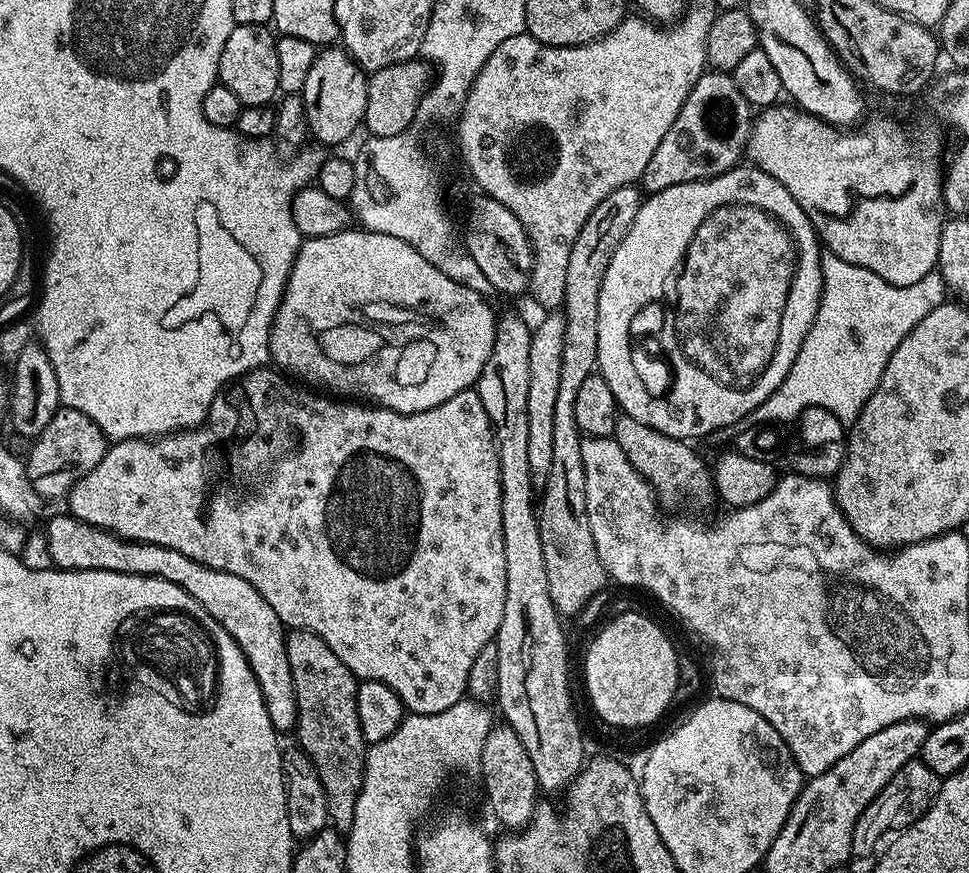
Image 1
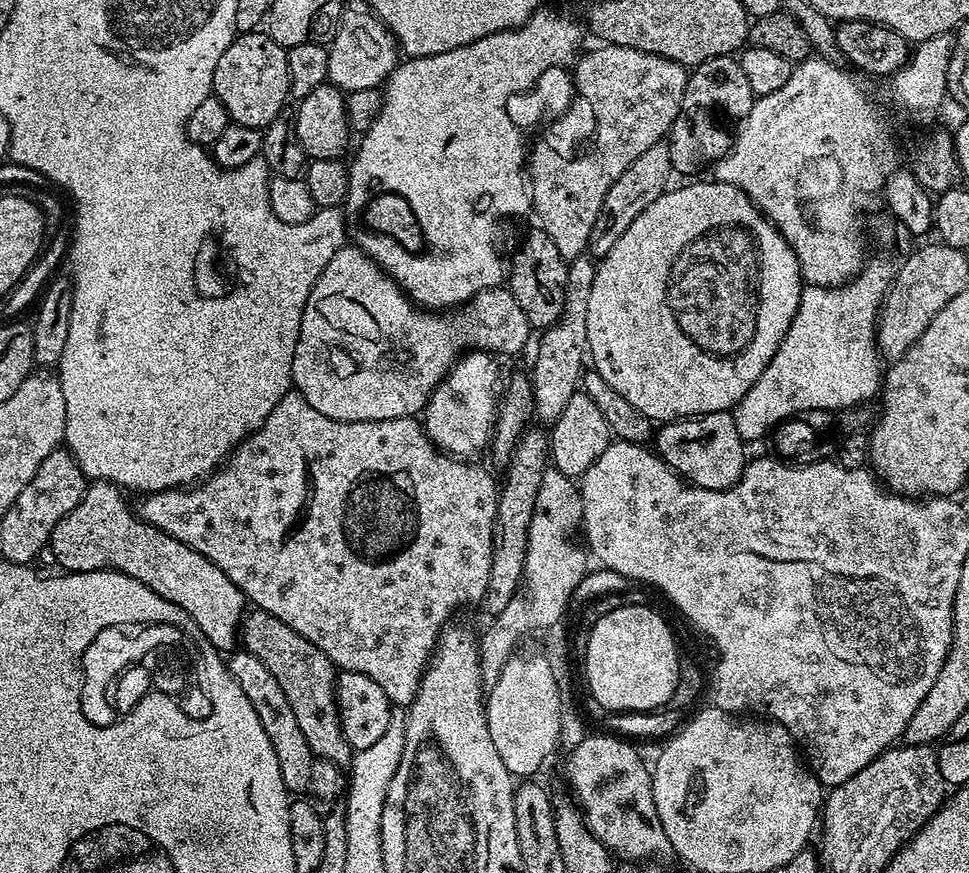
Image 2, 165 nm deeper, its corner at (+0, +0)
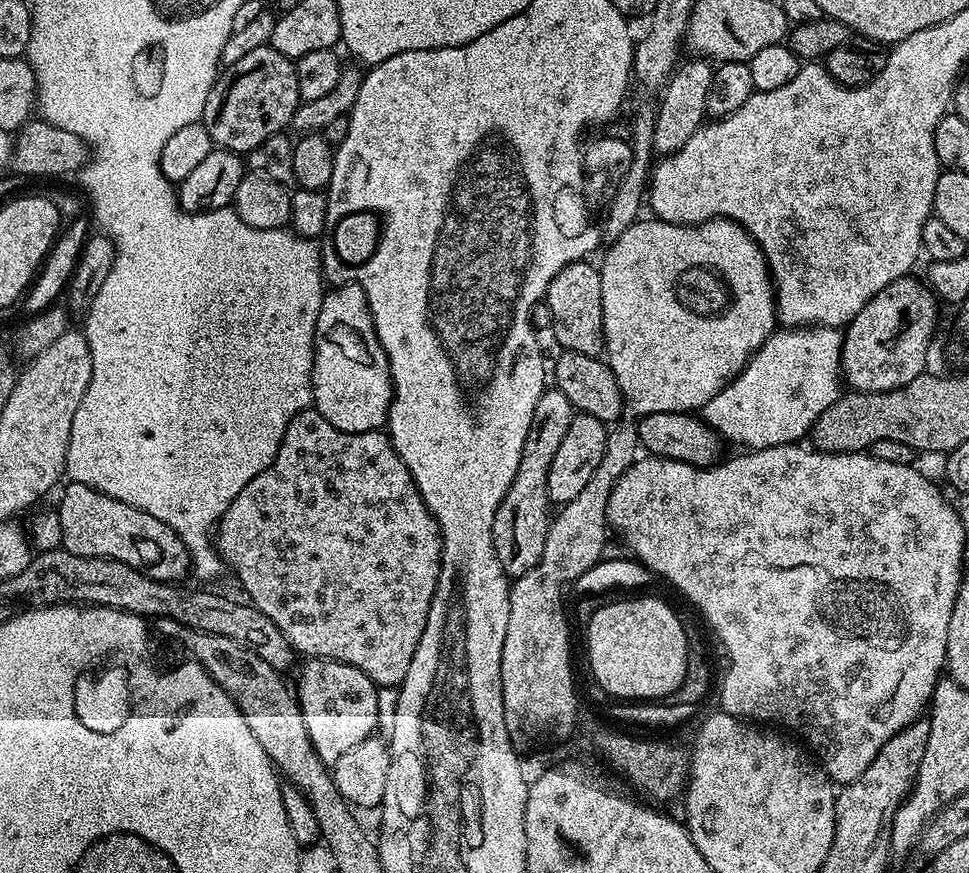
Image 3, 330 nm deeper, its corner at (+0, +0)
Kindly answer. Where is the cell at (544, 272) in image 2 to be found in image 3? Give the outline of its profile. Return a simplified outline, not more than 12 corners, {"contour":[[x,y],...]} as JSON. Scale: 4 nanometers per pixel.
{"contour":[[587,259],[548,287],[550,333],[566,352],[604,350],[602,278]]}

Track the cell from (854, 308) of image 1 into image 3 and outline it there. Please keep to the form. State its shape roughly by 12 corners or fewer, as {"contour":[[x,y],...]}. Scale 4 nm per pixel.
{"contour":[[773,331],[704,404],[748,450],[803,441],[842,394],[843,331]]}

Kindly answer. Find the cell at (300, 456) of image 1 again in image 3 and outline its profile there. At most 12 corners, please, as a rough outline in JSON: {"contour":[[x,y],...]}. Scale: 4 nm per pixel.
{"contour":[[318,411],[214,529],[301,657],[403,684],[440,527]]}

